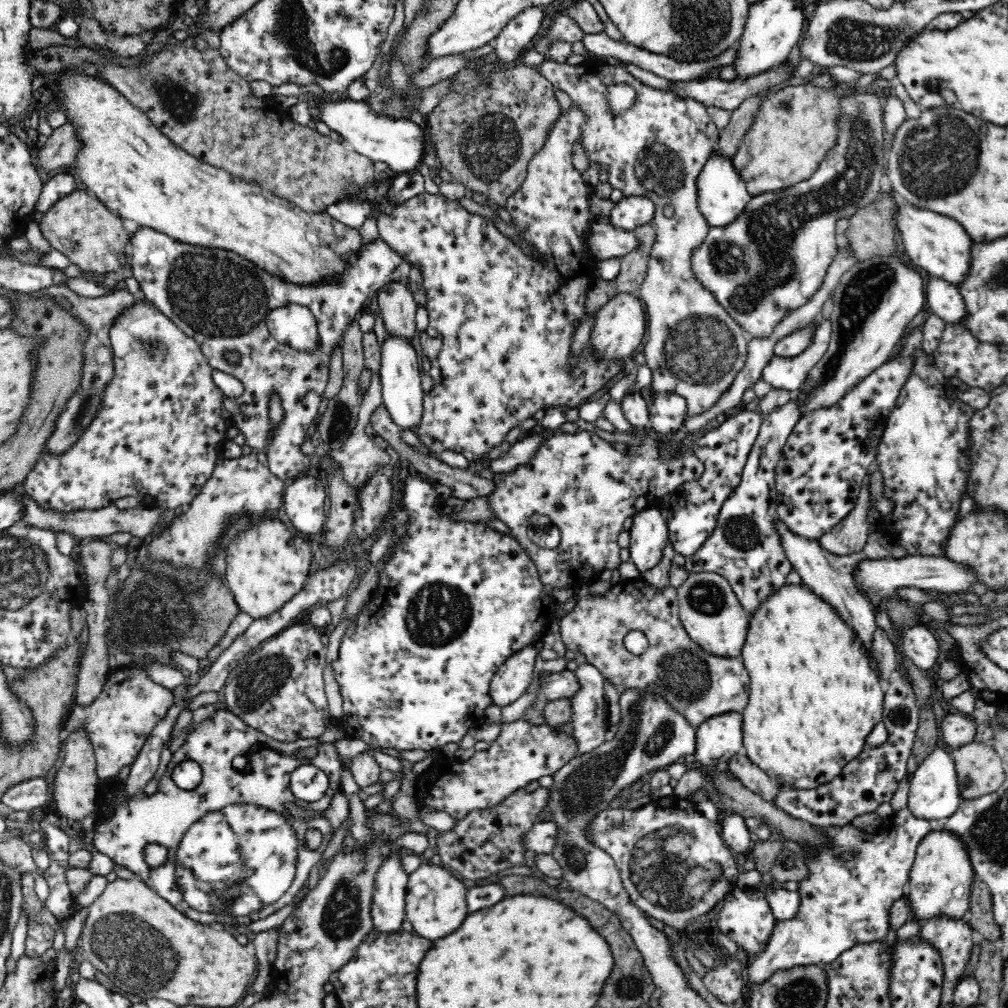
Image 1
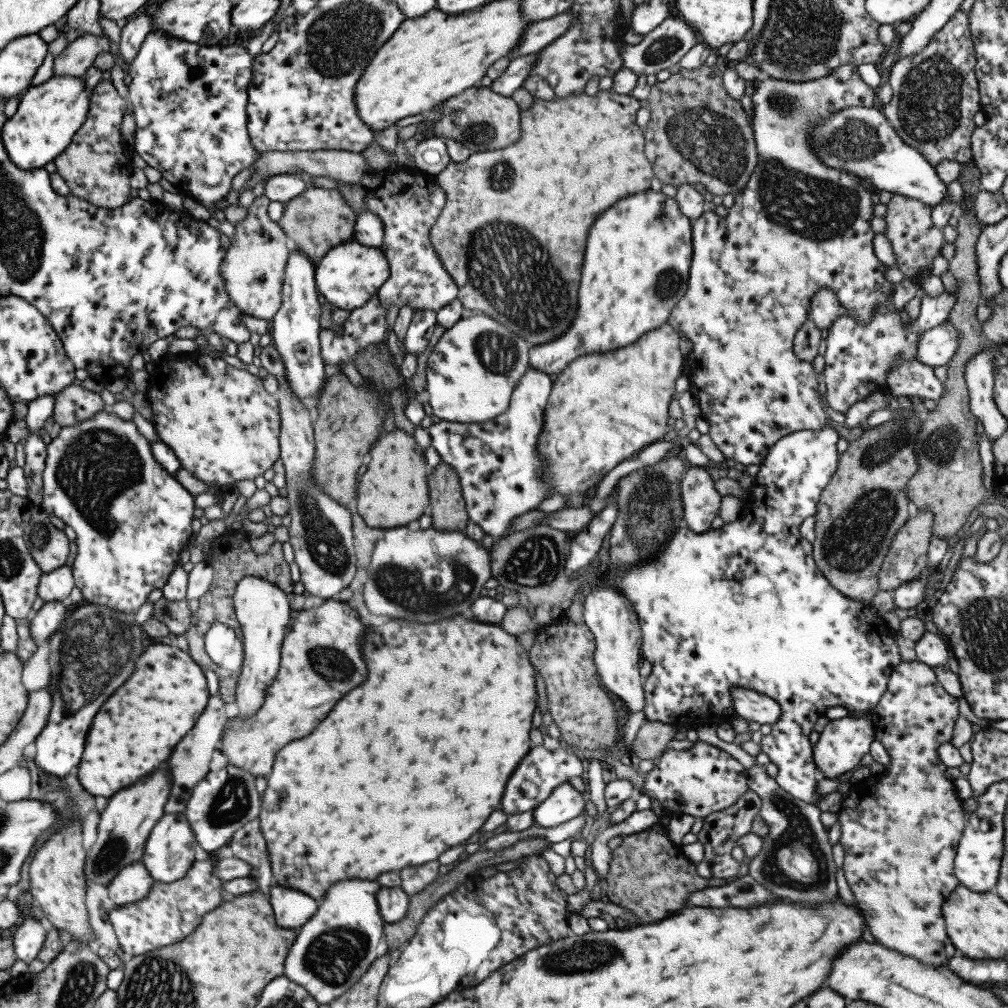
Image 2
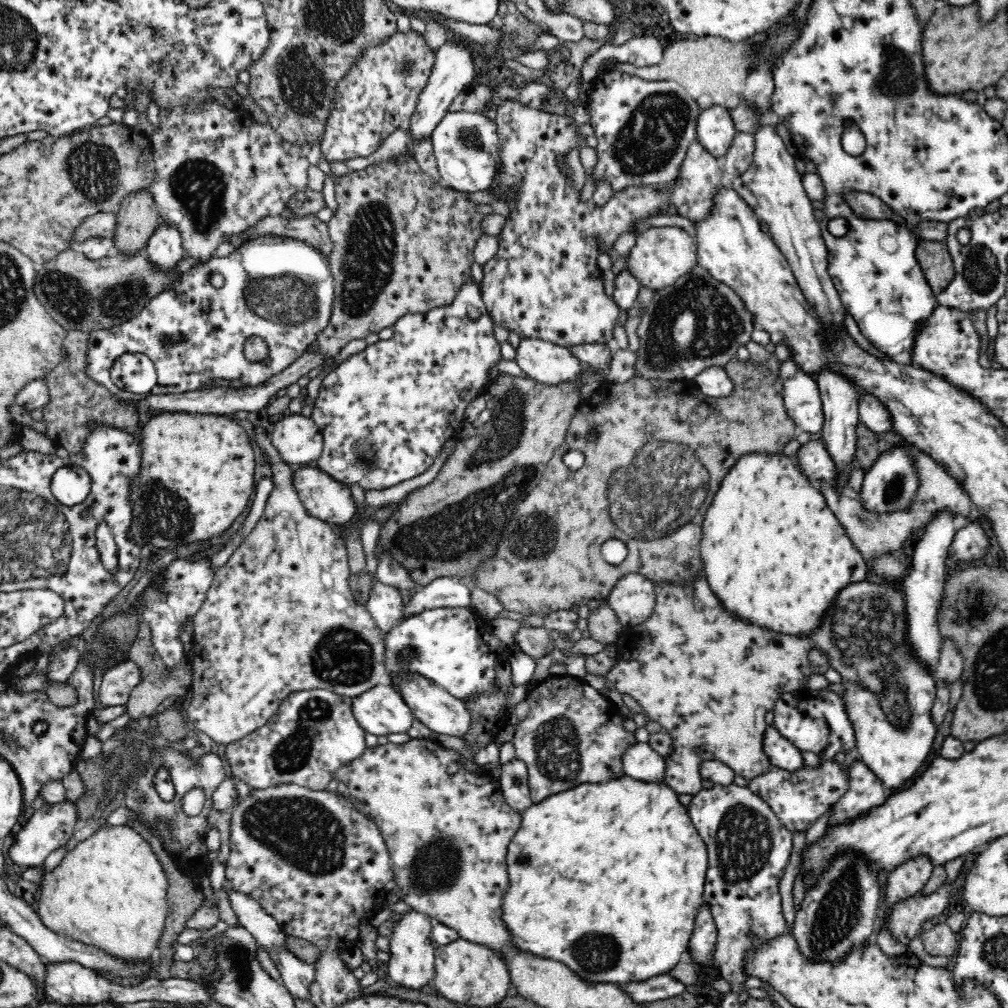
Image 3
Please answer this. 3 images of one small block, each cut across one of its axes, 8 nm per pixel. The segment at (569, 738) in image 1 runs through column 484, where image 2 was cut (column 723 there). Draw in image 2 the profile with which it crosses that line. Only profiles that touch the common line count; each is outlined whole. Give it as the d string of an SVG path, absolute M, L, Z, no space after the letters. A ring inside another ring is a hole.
M696 740L689 750L666 750L644 778L644 787L637 795L645 794L659 800L669 818L688 814L704 819L732 806L748 790L747 769L728 752L700 740Z

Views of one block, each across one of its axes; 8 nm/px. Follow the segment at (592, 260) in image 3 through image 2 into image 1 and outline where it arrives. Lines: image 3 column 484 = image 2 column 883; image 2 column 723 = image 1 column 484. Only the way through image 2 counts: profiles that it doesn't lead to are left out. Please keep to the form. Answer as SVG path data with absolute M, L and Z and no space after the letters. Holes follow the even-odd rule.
M572 102L572 105L567 111L561 110L560 118L554 122L552 130L548 132L548 140L544 144L544 148L540 152L534 154L530 164L528 164L528 172L524 178L524 184L512 194L512 197L506 202L505 209L510 213L512 221L515 223L515 228L520 231L520 236L524 237L528 243L532 243L538 251L537 257L529 257L525 255L519 246L501 234L491 220L486 220L478 214L470 214L456 200L449 200L444 195L421 193L410 200L401 203L401 206L394 208L392 214L386 217L380 217L377 221L380 239L390 247L394 252L404 257L404 261L412 266L418 265L420 272L424 278L423 286L426 292L425 308L429 314L429 324L427 333L429 337L442 340L442 350L438 354L438 362L436 362L442 373L442 381L434 383L432 389L428 393L424 393L422 398L422 420L420 426L412 428L412 431L419 438L420 446L428 455L438 457L443 450L455 450L463 454L471 463L479 465L479 459L488 453L492 448L504 442L504 437L509 430L512 430L526 418L532 418L532 415L540 409L551 406L568 405L576 408L587 401L595 399L598 393L602 393L607 386L608 381L616 380L630 369L629 361L627 360L599 360L595 358L595 354L591 352L590 344L588 348L582 350L575 368L569 364L568 355L570 354L571 343L576 332L579 320L583 317L585 300L590 284L598 278L596 272L597 262L592 261L592 257L587 251L586 232L590 221L594 215L589 210L589 202L594 192L590 191L590 187L583 181L580 171L572 165L572 146L580 136L582 125L585 123L584 113Z

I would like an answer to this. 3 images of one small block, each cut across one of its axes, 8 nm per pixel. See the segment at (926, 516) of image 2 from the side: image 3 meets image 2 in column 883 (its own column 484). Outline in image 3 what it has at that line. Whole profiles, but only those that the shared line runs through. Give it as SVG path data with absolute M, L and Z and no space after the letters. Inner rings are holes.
M732 358L724 366L726 373L734 379L734 392L724 398L713 398L700 392L698 385L693 379L682 379L681 381L646 379L640 375L634 375L624 383L602 383L596 390L593 399L582 400L577 408L576 414L572 417L566 440L559 446L553 457L547 462L542 479L529 493L524 501L515 507L512 520L508 522L504 536L500 544L496 546L494 554L486 558L472 576L472 586L477 586L494 594L502 603L504 609L520 612L524 617L528 615L548 616L551 612L560 609L575 609L577 606L588 603L590 600L606 599L610 590L616 586L616 582L626 576L626 574L642 574L649 578L654 584L662 582L682 583L702 576L702 559L699 549L701 540L702 524L705 510L710 505L713 496L716 494L720 484L723 482L727 472L738 462L744 454L759 452L760 454L782 453L784 446L796 437L798 429L794 421L788 416L785 404L783 403L783 382L778 374L773 373L765 364L752 362L751 359L739 361ZM595 430L598 438L590 441L586 437L586 432ZM571 450L580 450L584 453L584 466L578 472L572 472L564 466L563 456ZM606 540L622 540L628 547L628 556L617 565L608 564L602 557L602 544Z

